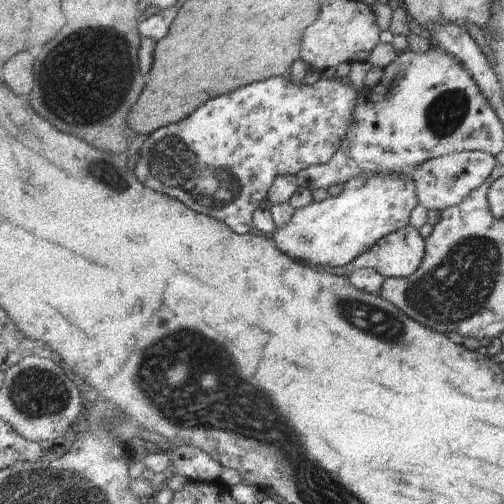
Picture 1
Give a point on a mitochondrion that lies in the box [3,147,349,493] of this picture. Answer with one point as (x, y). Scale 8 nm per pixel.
(40, 392)

